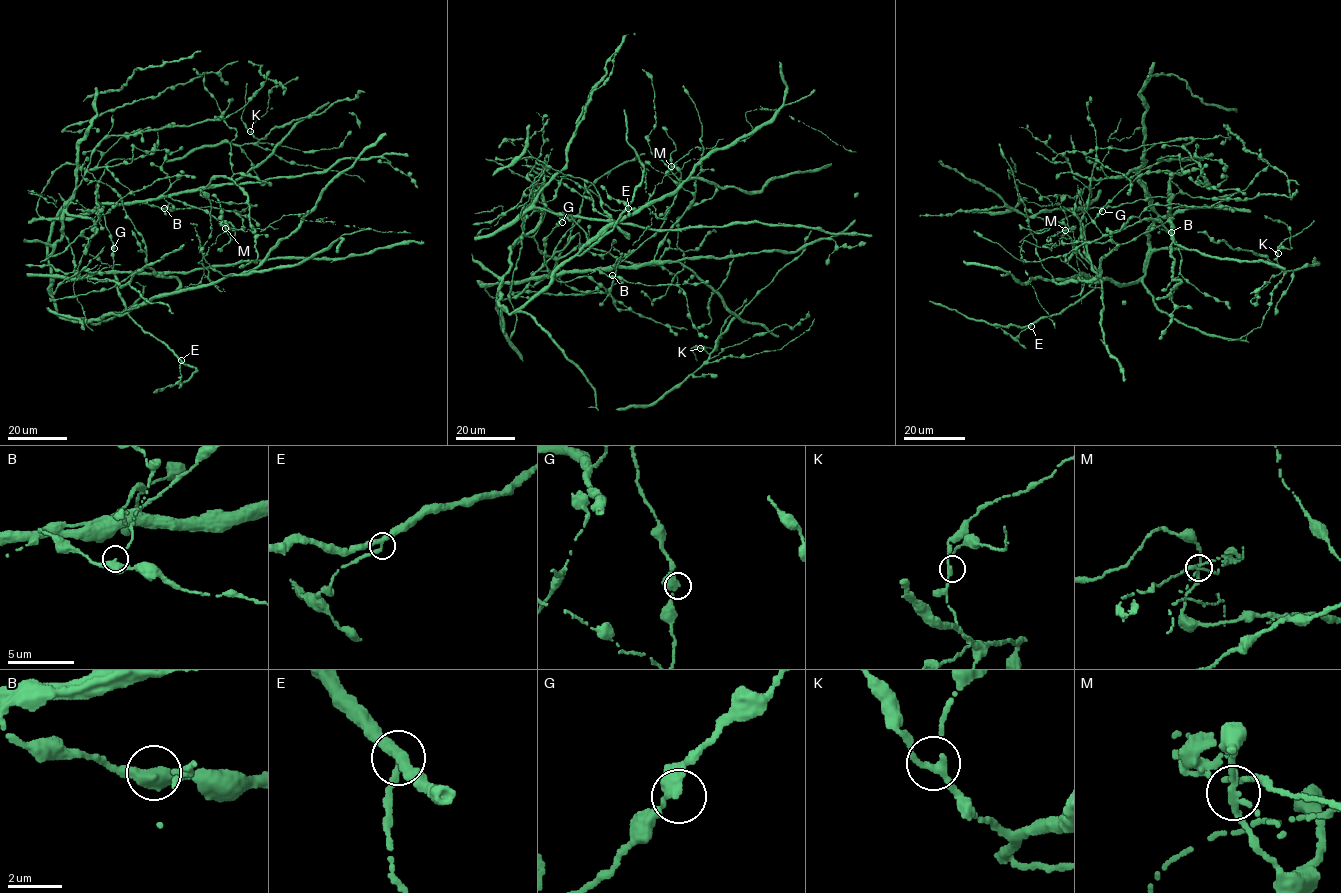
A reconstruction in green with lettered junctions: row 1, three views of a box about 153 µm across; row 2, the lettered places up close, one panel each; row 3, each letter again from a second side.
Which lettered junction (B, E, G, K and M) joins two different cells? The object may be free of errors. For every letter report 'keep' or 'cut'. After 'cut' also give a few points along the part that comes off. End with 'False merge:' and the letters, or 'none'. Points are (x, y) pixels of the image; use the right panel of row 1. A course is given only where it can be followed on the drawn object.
B: keep
E: keep
G: keep
K: keep
M: cut
False merge: M

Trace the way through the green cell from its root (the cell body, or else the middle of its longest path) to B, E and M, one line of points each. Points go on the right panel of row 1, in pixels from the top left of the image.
B: (1086, 253), (1074, 208), (1082, 212), (1168, 197), (1179, 192), (1174, 184), (1167, 216), (1171, 232)
E: (1086, 253), (1098, 278), (1089, 281), (1082, 277), (1082, 272), (1096, 281), (1093, 289), (1031, 326)
M: (1086, 253), (1074, 208), (1168, 197), (1180, 189), (1170, 187), (1171, 220), (1125, 243), (1065, 244), (1065, 230)

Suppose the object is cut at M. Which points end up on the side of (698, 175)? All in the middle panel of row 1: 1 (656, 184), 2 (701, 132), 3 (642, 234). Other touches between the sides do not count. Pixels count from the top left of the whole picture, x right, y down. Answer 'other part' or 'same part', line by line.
1: other part
2: same part
3: other part

